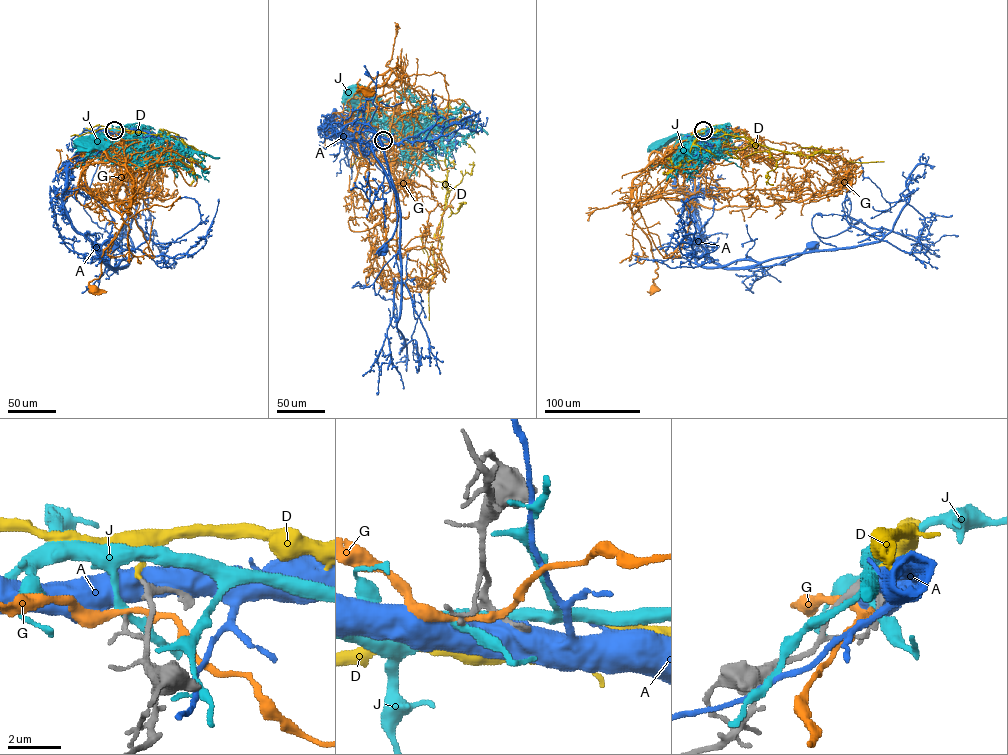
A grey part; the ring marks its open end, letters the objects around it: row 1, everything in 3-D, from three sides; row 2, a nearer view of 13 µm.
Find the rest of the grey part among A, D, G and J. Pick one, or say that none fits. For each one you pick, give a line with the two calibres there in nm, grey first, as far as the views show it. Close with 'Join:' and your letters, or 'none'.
D: Thickness 200 nm (grey) against 150 nm
Join: D

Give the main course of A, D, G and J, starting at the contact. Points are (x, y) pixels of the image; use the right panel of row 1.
A: (704, 131), (675, 186), (688, 200), (709, 257), (726, 268), (747, 269), (785, 263), (810, 245)
D: (704, 130), (691, 134), (703, 139), (744, 137), (806, 156), (822, 151), (850, 161), (884, 161)
G: (704, 132), (696, 132), (692, 140), (686, 187), (650, 197), (633, 215), (658, 266), (653, 288)
J: (704, 132), (705, 137), (697, 140), (694, 148), (696, 141), (688, 136), (667, 137), (659, 144)

